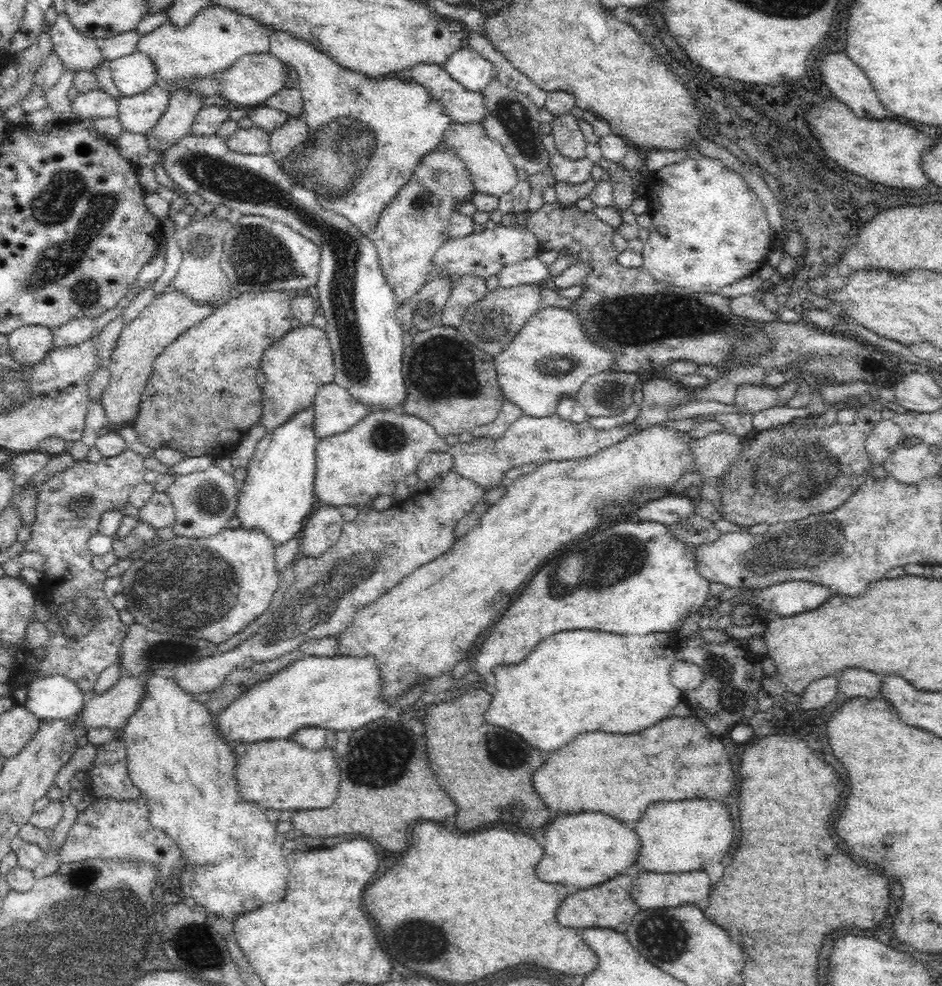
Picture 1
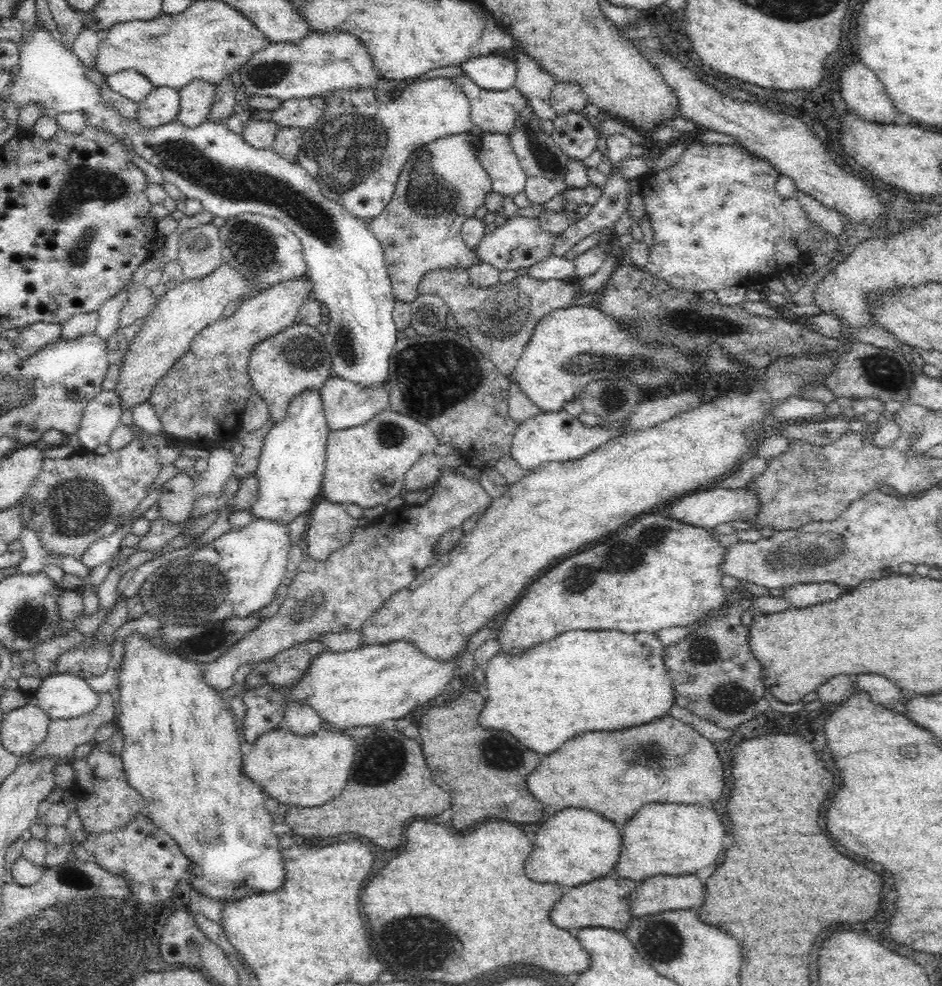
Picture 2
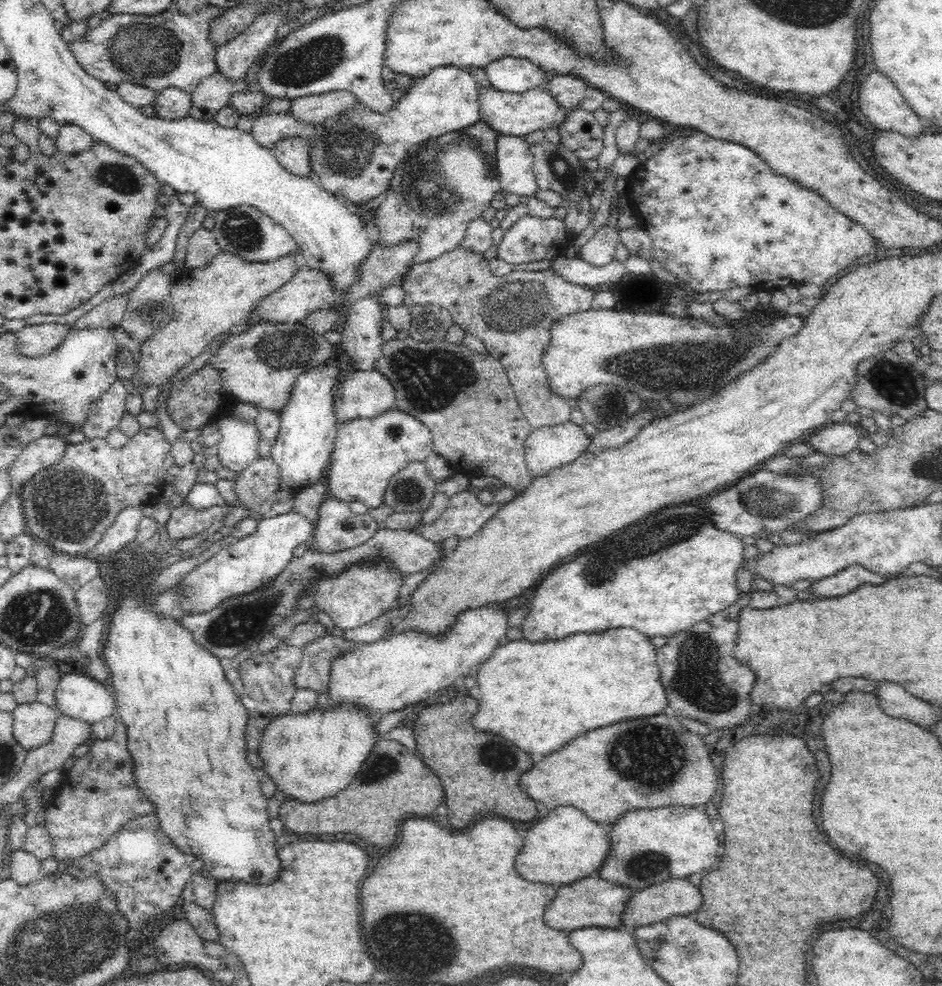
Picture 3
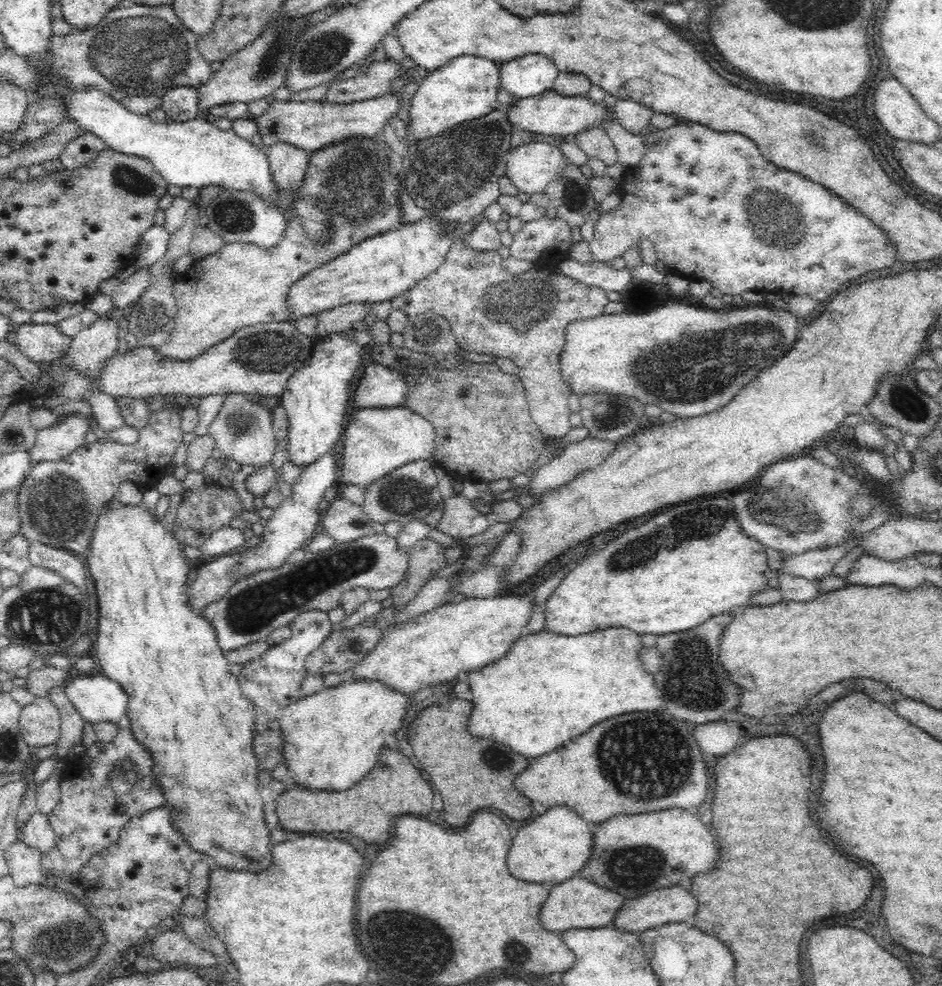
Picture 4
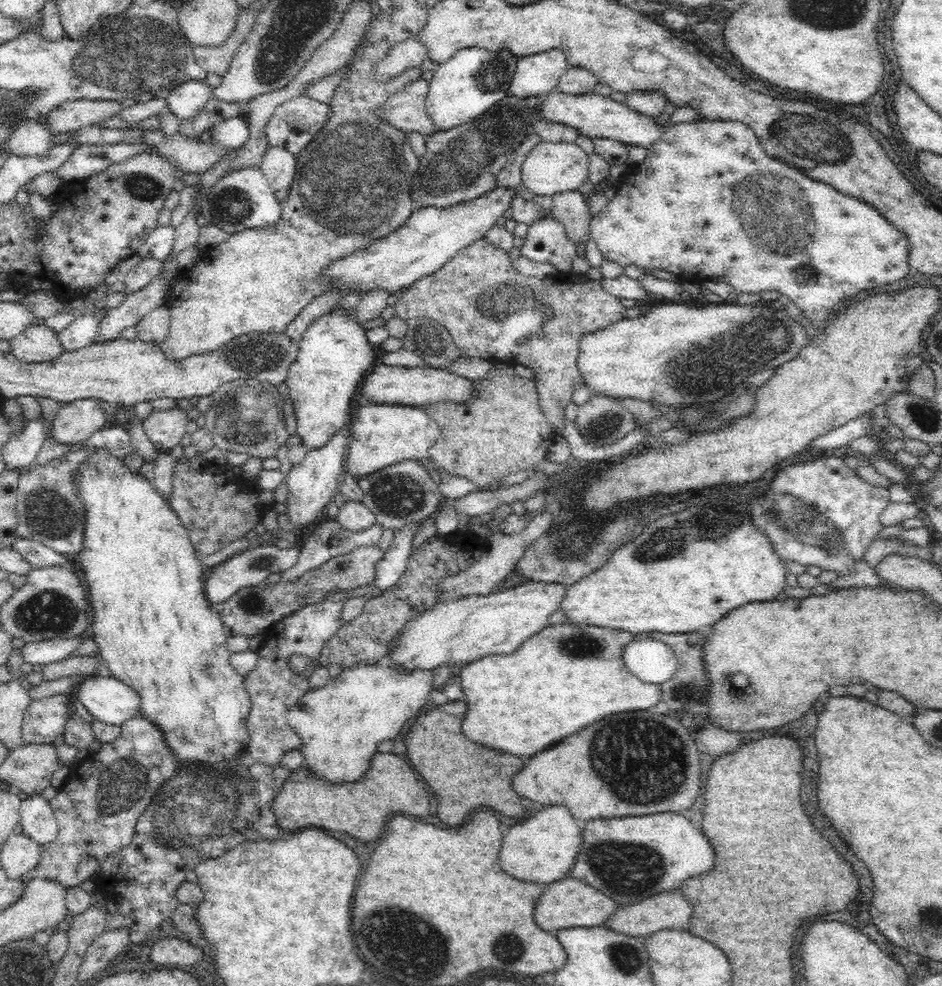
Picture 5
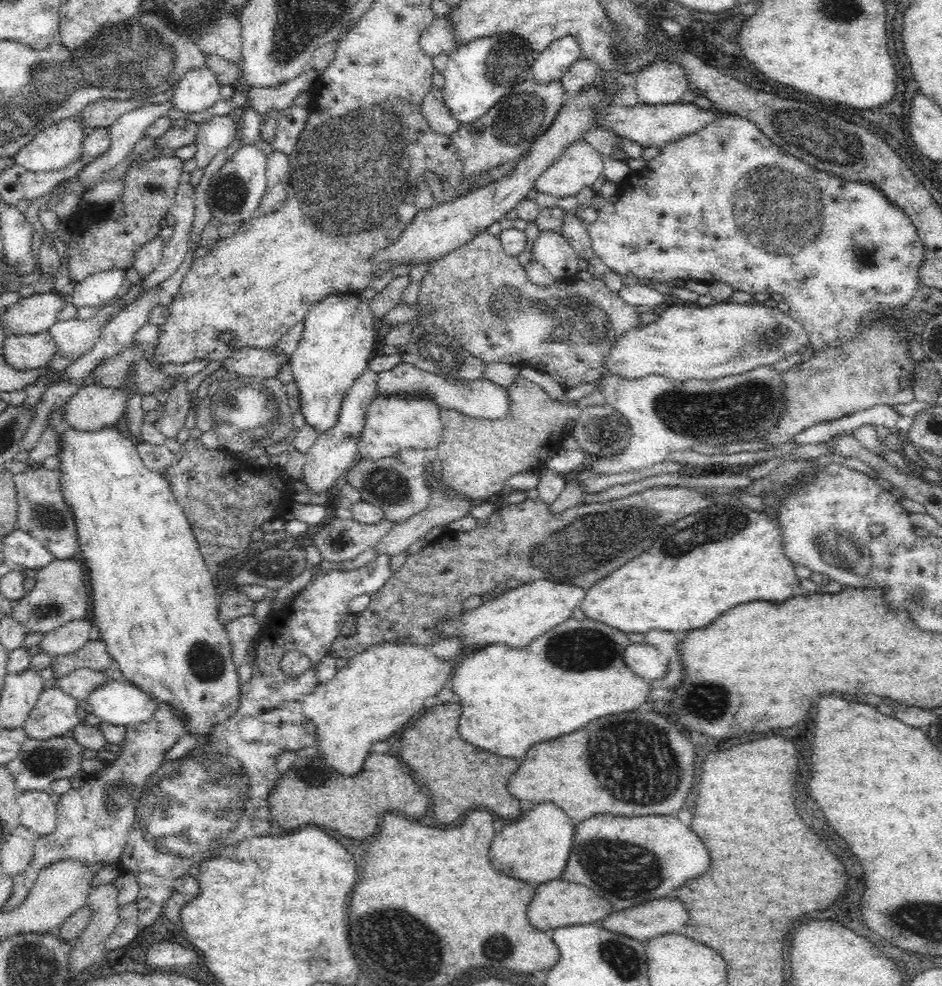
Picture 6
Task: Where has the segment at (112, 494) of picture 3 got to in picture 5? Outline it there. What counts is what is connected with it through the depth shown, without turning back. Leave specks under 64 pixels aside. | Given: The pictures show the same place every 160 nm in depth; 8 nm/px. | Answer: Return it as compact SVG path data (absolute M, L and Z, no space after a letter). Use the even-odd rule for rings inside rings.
M176 402L170 409L153 410L152 414L142 421L149 439L162 449L171 449L180 443L182 436L186 433L188 422L186 410L178 406ZM90 449L72 450L47 465L33 465L20 472L16 496L19 536L45 544L60 554L78 556L82 550L86 509L76 495L74 472L86 465L86 458L89 458L90 454Z

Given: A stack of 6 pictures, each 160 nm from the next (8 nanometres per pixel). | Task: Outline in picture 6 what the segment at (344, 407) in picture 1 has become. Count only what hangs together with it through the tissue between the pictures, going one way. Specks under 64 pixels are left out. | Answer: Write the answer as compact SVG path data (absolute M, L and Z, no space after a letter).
M406 363L396 364L382 373L378 373L378 388L382 394L427 394L441 408L455 410L474 418L488 420L504 420L509 413L511 400L507 387L500 386L490 380L474 380L474 382L455 382L440 376L423 372Z

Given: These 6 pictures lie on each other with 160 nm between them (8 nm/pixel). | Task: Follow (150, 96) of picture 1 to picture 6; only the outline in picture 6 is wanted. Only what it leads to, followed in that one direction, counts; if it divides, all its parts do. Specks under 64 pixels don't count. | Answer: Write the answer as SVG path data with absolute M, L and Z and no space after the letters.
M204 64L202 68L194 68L194 70L189 70L181 76L180 80L176 84L171 104L176 110L188 114L205 111L221 99L221 85L222 84L215 75L215 72L212 72L212 70L208 68L207 64Z

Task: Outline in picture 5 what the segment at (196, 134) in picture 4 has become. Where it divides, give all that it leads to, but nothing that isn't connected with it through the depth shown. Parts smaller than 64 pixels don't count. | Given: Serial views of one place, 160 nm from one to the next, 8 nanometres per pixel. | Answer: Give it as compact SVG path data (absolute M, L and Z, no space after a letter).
M148 130L142 143L148 143L158 155L168 159L179 176L188 172L204 173L229 154L228 149L220 149L211 142L200 142L197 137L187 140L176 134L165 138L160 130Z

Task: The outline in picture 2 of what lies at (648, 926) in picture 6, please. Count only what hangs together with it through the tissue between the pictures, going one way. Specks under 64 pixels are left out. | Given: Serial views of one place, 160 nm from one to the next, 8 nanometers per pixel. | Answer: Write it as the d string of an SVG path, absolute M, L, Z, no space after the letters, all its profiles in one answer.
M694 874L654 876L638 884L630 894L632 916L682 910L704 902L704 884Z

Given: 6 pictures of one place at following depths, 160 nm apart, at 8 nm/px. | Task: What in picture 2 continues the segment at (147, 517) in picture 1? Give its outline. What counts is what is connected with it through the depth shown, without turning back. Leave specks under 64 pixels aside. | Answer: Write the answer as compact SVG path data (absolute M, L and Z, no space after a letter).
M180 472L163 484L157 504L162 518L182 522L191 517L194 502L194 480L187 473Z

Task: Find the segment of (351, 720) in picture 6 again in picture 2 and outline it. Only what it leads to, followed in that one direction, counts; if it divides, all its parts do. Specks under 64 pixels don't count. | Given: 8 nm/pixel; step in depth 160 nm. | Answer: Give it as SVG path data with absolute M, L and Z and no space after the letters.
M327 725L306 736L284 728L272 728L245 749L243 775L259 784L266 795L276 798L279 803L320 806L344 790L357 746L358 740L346 735L344 730Z

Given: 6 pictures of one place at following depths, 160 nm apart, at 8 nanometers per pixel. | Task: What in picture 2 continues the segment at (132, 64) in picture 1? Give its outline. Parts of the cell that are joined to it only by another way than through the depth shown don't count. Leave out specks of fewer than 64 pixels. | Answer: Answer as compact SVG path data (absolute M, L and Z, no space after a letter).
M134 69L115 72L113 75L106 76L106 80L114 92L138 104L144 102L154 90L150 80Z

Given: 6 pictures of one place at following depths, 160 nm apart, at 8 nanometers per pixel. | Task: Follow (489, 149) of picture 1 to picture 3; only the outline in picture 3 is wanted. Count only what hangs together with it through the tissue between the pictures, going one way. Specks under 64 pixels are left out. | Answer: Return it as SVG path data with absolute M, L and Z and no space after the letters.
M500 135L496 165L501 190L532 197L539 189L534 173L534 153L524 137Z

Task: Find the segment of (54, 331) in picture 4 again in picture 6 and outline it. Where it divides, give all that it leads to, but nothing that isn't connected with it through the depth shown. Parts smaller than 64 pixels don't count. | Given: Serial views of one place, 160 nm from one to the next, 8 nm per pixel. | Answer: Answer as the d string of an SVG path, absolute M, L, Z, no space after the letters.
M49 331L5 336L1 349L6 365L19 372L30 372L46 366L57 353L56 341Z

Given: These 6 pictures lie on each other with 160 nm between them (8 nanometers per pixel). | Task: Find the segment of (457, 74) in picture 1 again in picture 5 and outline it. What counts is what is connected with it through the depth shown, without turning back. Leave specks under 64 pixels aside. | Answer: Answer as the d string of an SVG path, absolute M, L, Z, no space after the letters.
M559 48L519 58L506 92L524 99L548 95L569 67L566 53Z

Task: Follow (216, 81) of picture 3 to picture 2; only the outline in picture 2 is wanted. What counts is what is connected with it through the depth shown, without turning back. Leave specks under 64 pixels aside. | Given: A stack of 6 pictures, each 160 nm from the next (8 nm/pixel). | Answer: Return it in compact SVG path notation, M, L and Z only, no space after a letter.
M195 80L180 89L181 108L178 123L184 127L195 128L208 121L212 102L216 97L216 84L207 80Z

